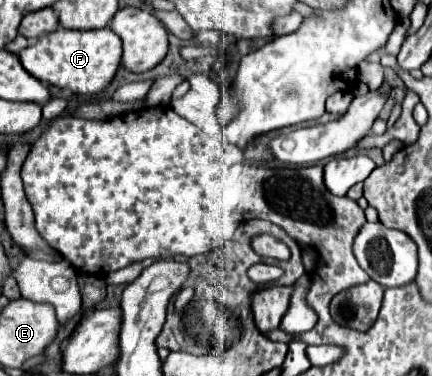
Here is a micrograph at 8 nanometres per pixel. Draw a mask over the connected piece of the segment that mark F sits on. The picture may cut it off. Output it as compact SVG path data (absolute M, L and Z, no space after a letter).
M57 28L55 32L43 34L27 48L19 52L23 68L33 74L37 80L67 88L77 94L95 94L101 92L115 76L121 64L121 38L111 28L99 30L67 30Z

